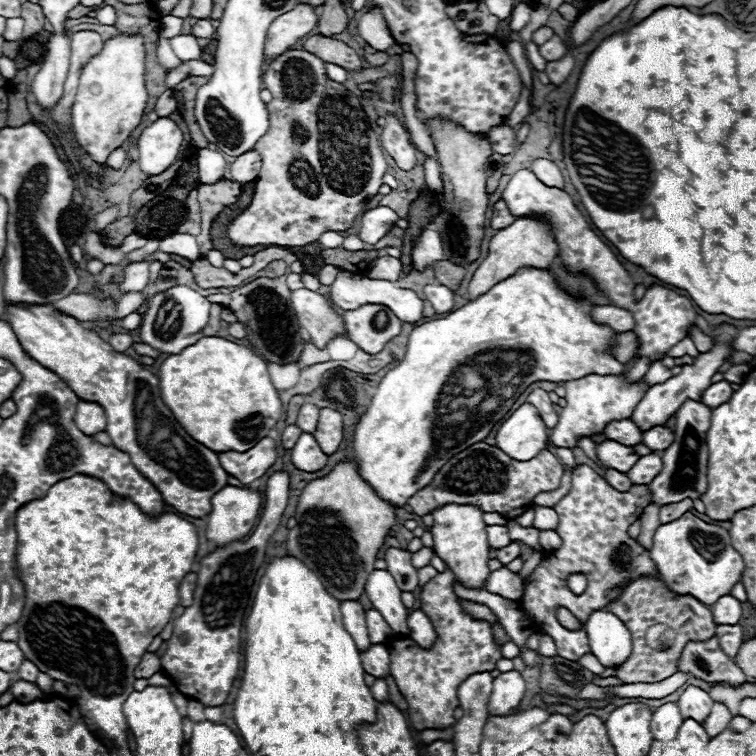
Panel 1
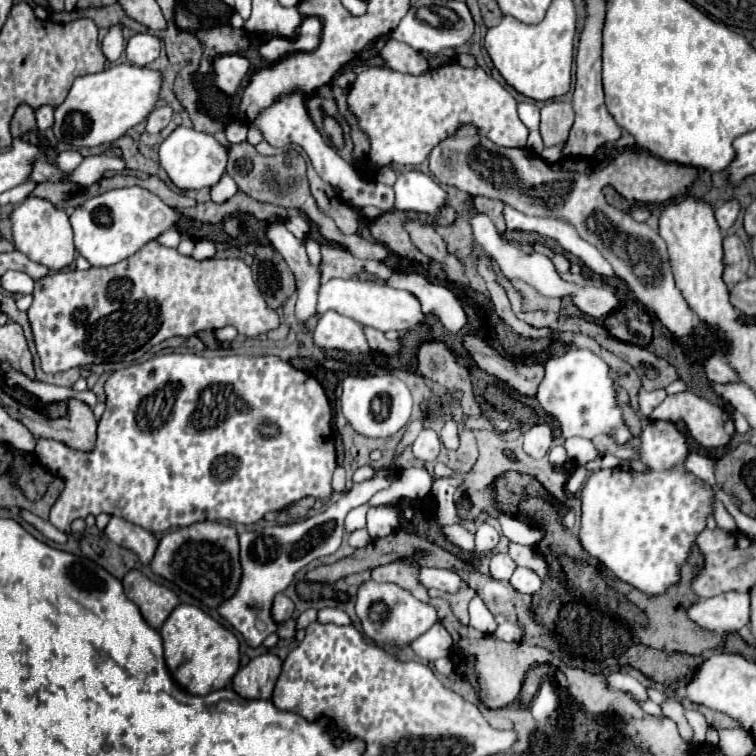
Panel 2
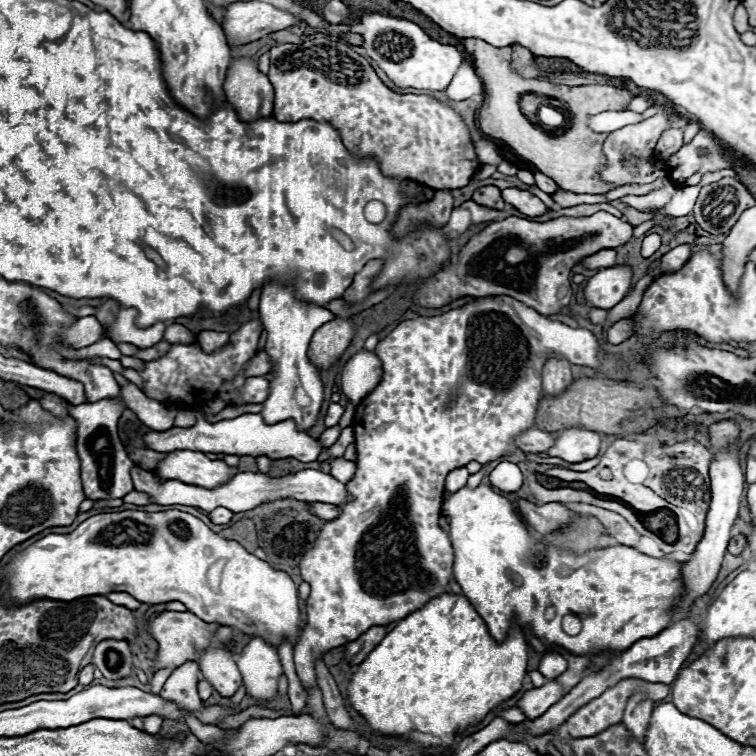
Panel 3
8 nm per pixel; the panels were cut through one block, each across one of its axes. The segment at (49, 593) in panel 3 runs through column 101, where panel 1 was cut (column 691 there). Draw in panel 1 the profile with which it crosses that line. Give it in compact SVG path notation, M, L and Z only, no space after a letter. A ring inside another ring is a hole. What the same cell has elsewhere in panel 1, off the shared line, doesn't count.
M690 512L674 522L658 526L650 556L658 568L660 578L670 590L676 590L678 594L692 594L708 606L714 604L720 596L730 594L732 588L742 580L746 568L742 556L730 544L728 530L706 524ZM694 544L698 544L704 556L694 548Z

